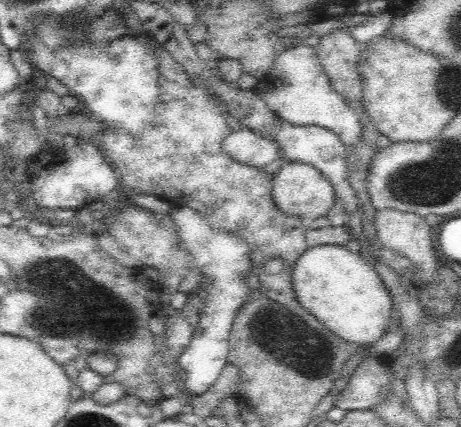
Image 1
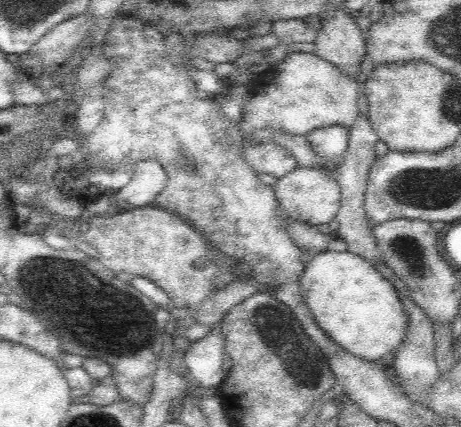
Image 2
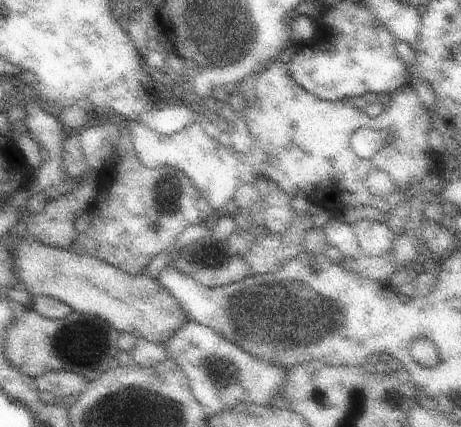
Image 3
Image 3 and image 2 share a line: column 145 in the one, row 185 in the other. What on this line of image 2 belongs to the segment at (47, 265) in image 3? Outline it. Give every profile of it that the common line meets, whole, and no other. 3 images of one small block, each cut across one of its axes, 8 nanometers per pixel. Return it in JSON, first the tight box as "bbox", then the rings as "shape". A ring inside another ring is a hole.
{"bbox":[274,166,342,226],"shape":[[[298,166],[286,178],[280,178],[274,190],[276,190],[276,198],[282,210],[286,212],[290,220],[312,224],[312,226],[330,224],[332,220],[336,220],[336,214],[342,206],[342,188],[334,180],[334,176],[328,174],[326,170],[308,170],[308,168]]]}

